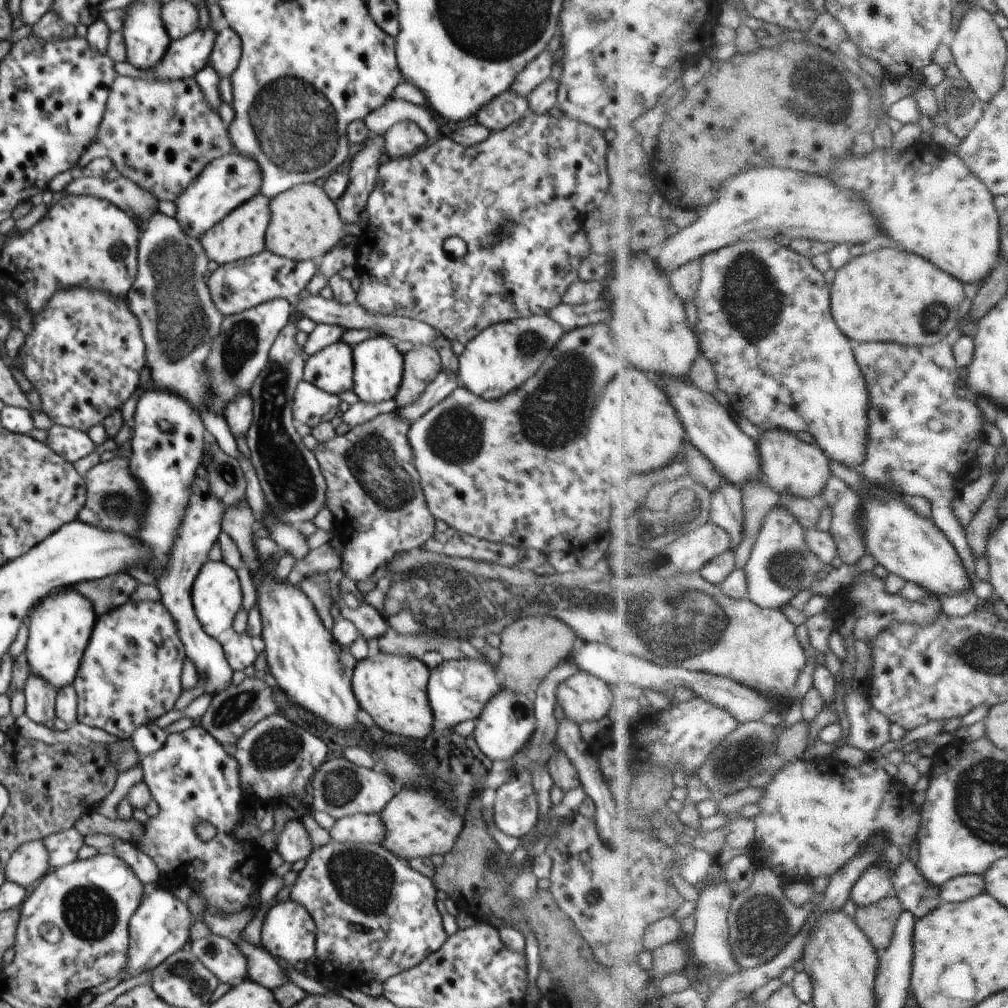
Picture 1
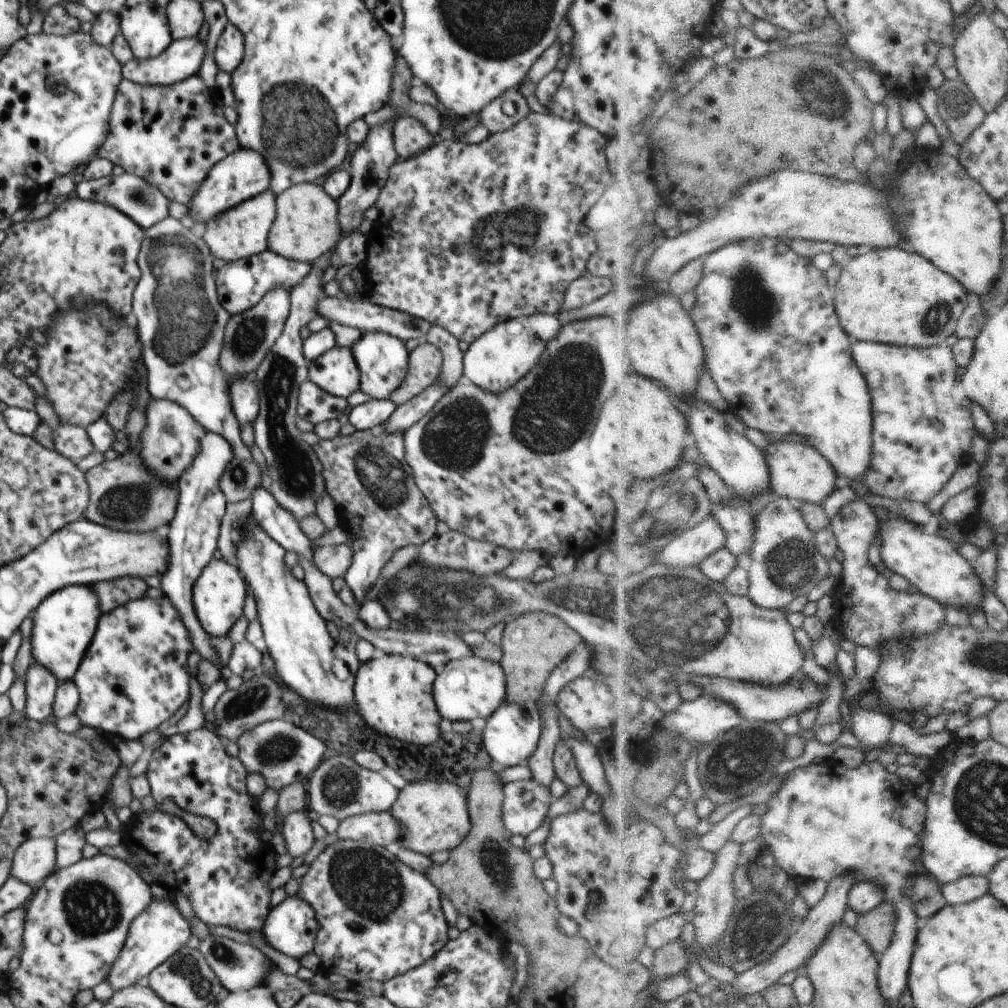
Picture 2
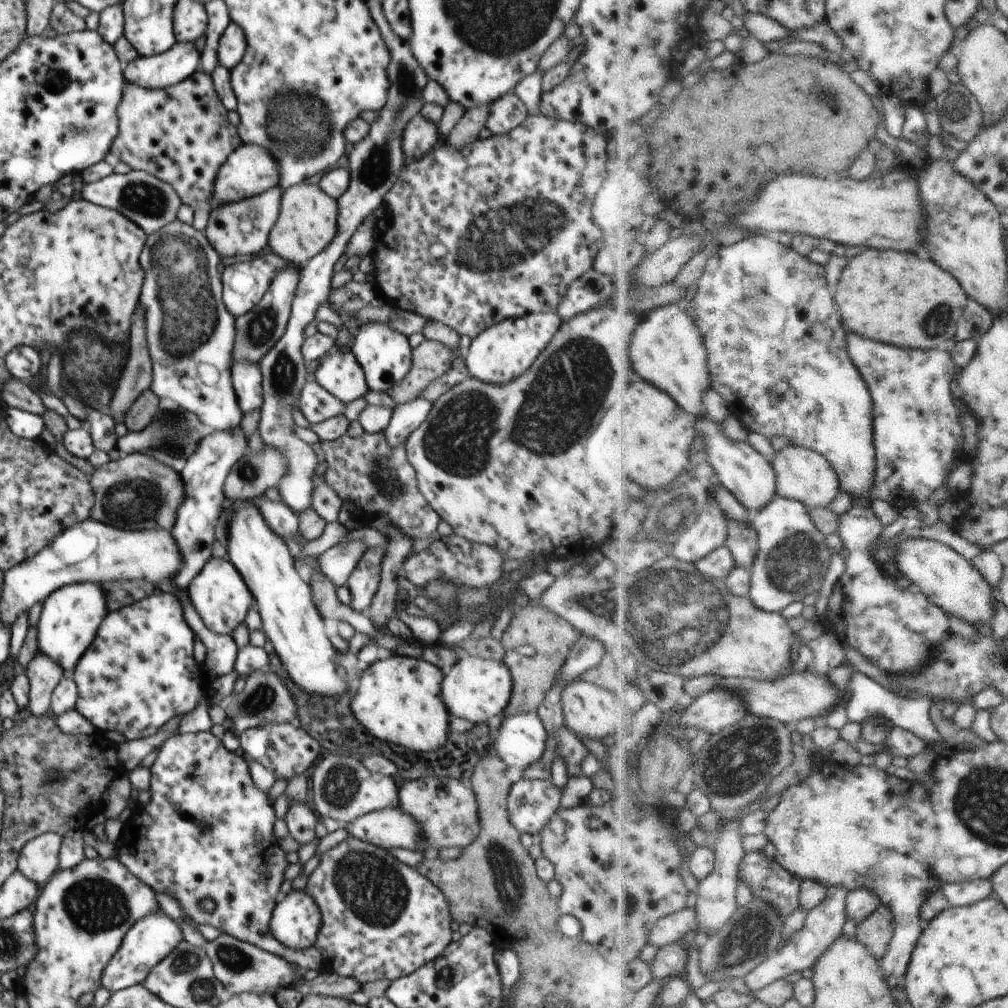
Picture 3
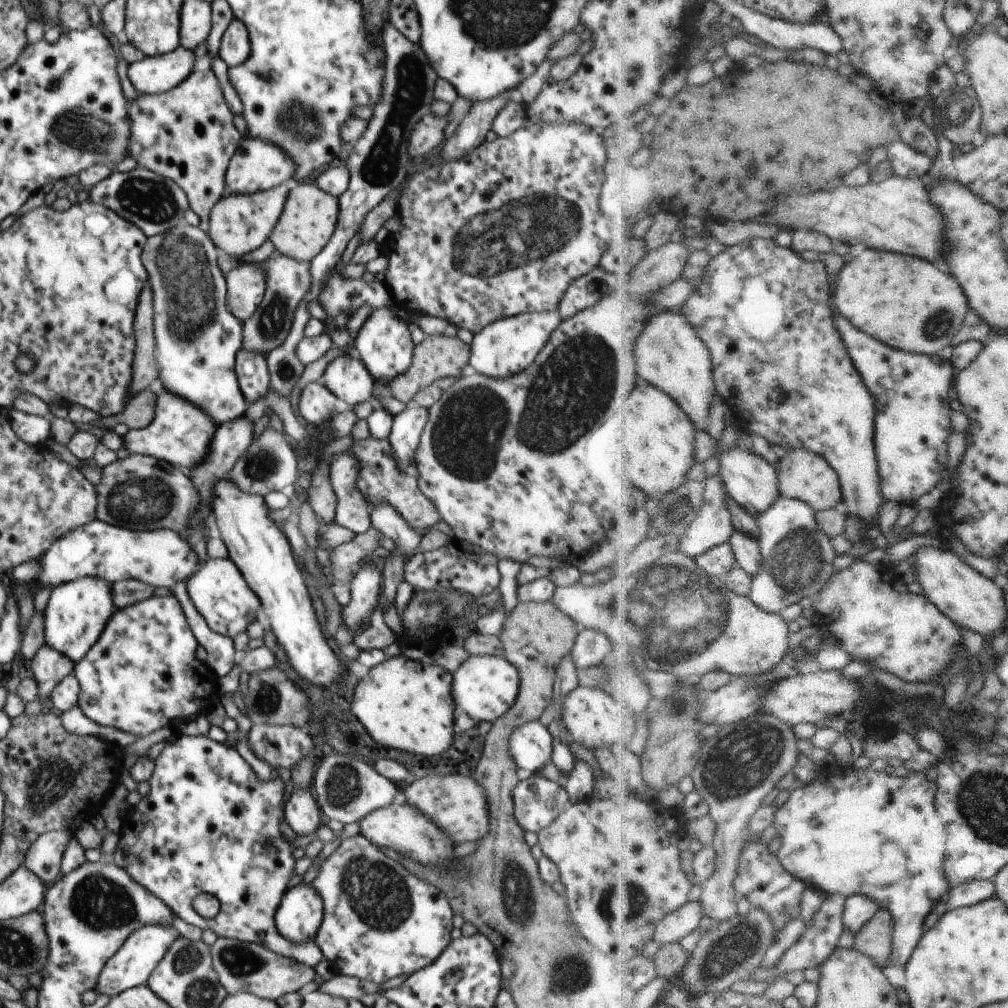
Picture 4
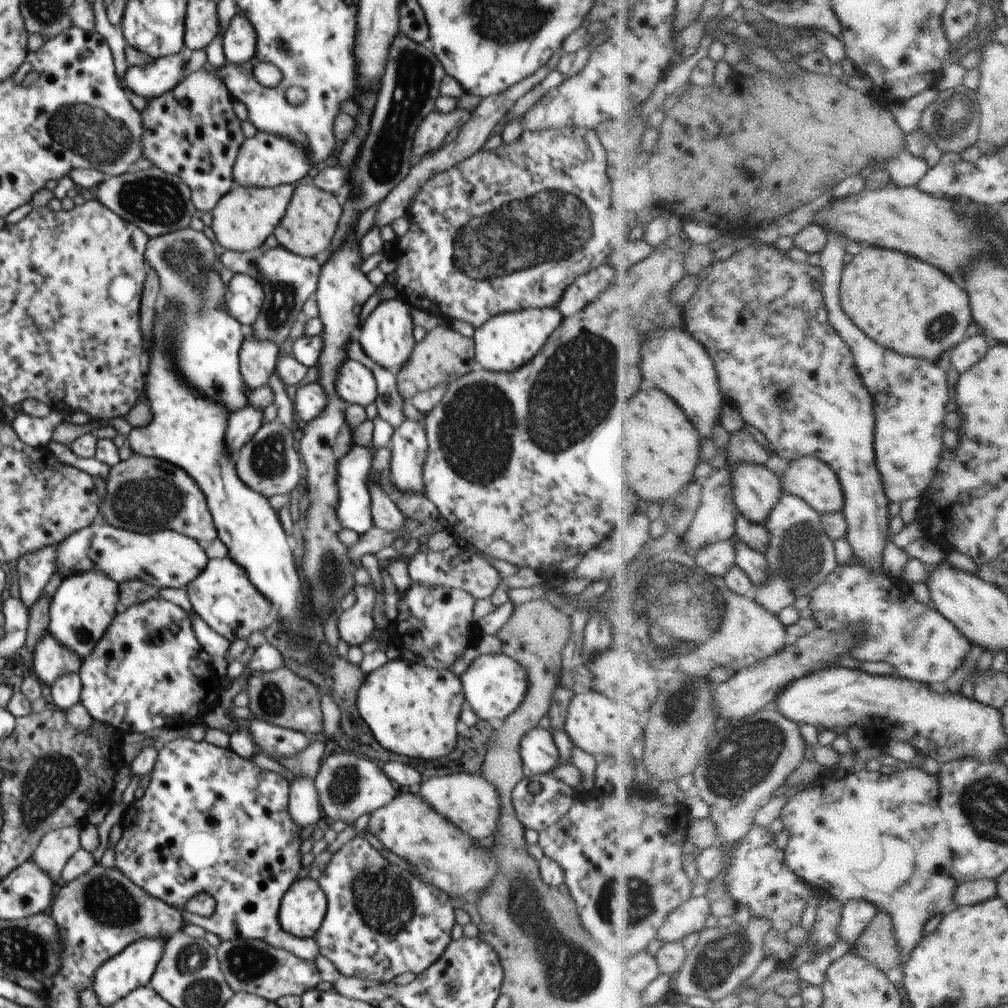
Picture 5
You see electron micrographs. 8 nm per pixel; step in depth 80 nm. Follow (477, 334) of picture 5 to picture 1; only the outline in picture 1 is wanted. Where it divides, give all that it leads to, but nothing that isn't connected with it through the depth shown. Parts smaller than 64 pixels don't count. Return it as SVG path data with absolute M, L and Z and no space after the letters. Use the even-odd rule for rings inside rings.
M533 315L494 324L465 345L458 358L460 384L484 400L496 400L524 385L564 336L564 328L548 315Z

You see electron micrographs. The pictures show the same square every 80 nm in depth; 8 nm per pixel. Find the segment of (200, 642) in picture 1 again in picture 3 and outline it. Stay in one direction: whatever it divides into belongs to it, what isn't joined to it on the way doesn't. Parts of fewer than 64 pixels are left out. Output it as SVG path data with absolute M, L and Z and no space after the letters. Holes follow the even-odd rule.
M240 426L234 430L214 431L200 439L193 454L186 459L182 470L185 484L185 499L177 512L176 526L172 536L183 554L183 567L172 580L187 594L190 581L204 568L212 557L214 528L212 522L222 516L224 502L223 484L235 462L238 462L249 451L248 440Z

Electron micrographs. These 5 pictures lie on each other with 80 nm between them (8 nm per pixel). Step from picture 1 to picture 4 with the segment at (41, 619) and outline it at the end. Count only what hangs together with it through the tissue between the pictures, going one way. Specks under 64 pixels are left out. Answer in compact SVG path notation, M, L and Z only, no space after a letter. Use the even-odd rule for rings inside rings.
M82 577L58 585L49 596L44 610L45 643L65 654L75 664L86 656L100 638L116 611L111 583L98 577Z

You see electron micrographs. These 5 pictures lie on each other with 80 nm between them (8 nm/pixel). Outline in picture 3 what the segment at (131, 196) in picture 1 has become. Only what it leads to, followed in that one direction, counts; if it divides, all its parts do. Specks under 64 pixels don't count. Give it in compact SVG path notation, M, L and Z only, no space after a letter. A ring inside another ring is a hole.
M133 170L123 175L112 173L96 182L78 186L77 191L80 198L123 214L147 235L158 232L163 226L178 220L178 209L183 204L182 199L171 184L144 171Z

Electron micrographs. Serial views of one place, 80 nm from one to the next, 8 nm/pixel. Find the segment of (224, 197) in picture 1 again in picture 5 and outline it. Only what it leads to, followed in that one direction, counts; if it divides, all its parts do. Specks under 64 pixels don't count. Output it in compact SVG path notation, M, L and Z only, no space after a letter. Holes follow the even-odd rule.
M260 131L255 136L246 138L242 143L233 166L233 177L236 185L277 187L302 180L310 172L310 168L312 168L312 161L305 144L293 143L286 137Z

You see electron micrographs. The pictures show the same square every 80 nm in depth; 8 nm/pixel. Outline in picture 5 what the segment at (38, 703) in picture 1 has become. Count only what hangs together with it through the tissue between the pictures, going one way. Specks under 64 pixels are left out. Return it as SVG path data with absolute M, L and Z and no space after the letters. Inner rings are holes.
M46 630L35 644L32 664L36 677L45 687L51 686L56 678L67 672L78 673L83 660L81 656L57 641L51 632Z

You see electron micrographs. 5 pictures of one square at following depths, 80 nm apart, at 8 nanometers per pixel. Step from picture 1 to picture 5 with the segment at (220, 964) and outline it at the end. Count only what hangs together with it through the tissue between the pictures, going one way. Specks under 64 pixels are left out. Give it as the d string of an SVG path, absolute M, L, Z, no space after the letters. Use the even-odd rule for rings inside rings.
M260 939L222 941L216 948L222 972L231 989L252 993L272 1002L285 996L302 996L322 981L315 961L302 960L283 948L276 948Z

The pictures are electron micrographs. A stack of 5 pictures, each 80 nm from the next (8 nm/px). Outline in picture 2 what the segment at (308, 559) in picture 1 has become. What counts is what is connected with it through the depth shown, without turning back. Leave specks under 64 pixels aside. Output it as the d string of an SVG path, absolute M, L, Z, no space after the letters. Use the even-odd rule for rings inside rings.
M351 544L327 545L316 548L313 563L317 569L329 576L331 579L341 576L344 578L345 572L352 564Z

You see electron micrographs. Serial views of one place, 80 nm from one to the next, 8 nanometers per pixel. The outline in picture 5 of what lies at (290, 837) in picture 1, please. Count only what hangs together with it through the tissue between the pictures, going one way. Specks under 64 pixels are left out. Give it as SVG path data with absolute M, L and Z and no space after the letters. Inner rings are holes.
M294 777L289 784L288 810L292 820L301 828L320 822L320 803L315 780Z

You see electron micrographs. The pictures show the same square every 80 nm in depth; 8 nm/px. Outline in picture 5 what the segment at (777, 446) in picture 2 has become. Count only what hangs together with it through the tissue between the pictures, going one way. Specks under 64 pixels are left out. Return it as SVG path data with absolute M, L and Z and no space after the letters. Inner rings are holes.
M816 455L791 462L783 482L786 492L804 497L823 515L842 513L847 506L839 473Z

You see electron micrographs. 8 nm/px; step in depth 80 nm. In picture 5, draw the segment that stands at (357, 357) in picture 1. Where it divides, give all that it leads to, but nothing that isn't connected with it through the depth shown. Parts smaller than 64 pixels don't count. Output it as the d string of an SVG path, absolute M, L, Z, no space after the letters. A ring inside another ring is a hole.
M402 296L392 297L380 302L359 330L359 341L365 353L376 364L398 372L409 359L416 340L413 335L413 318L411 306Z

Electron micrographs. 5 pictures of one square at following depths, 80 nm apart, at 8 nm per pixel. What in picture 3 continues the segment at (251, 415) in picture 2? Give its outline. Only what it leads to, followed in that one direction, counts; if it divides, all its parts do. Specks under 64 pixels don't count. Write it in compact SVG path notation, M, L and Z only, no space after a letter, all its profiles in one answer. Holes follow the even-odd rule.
M235 360L231 368L232 382L243 414L263 405L263 376L259 364Z

